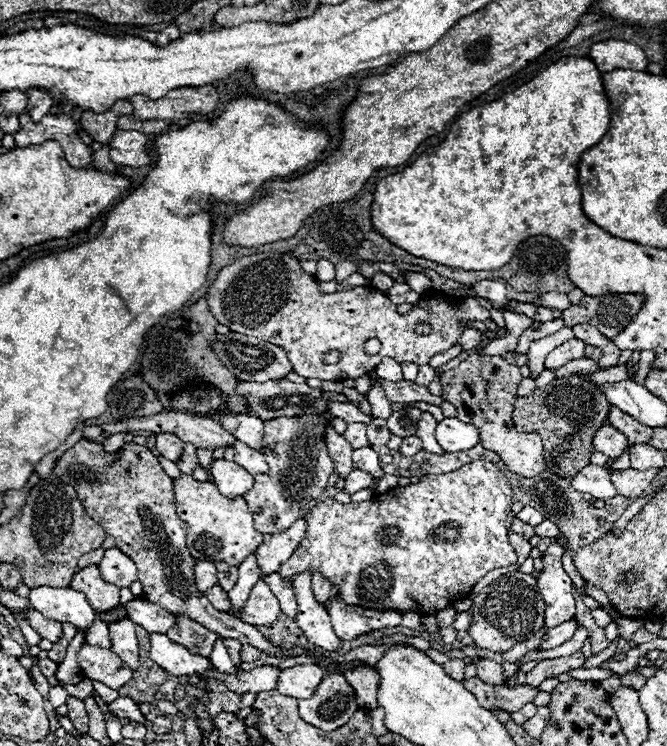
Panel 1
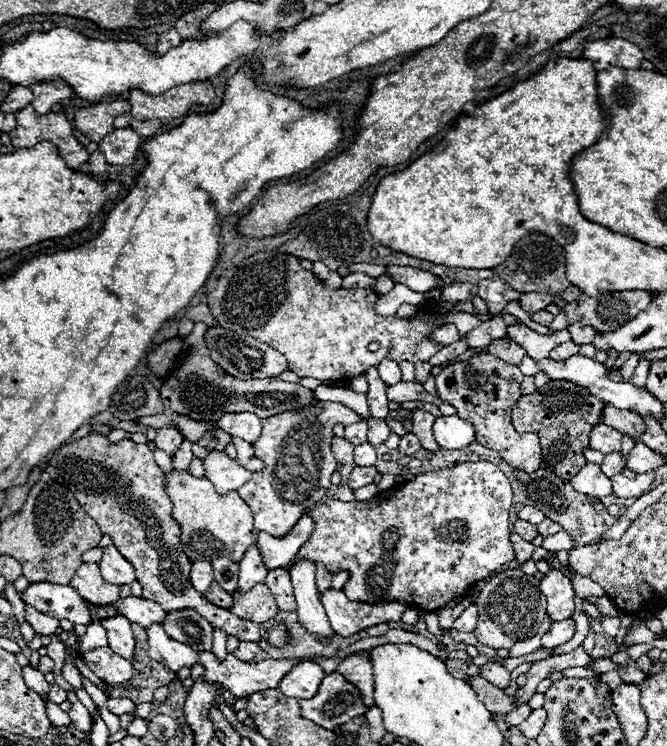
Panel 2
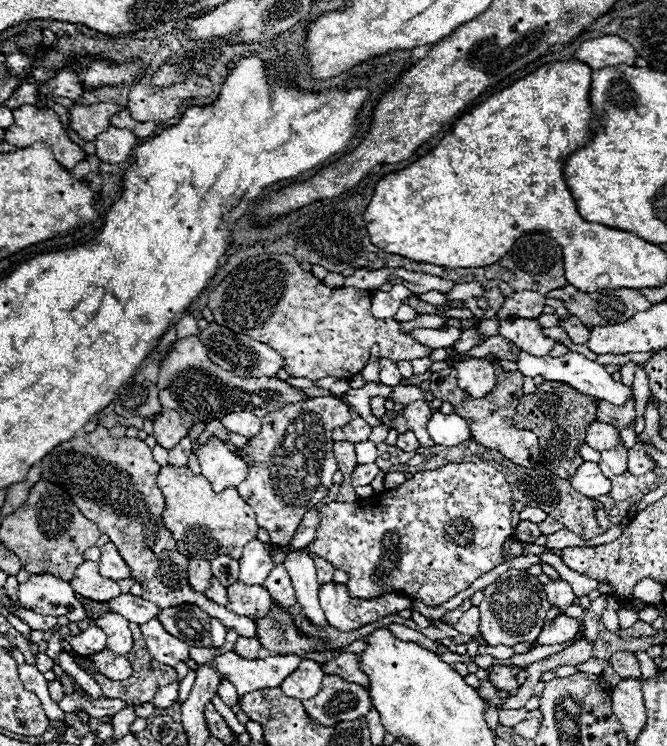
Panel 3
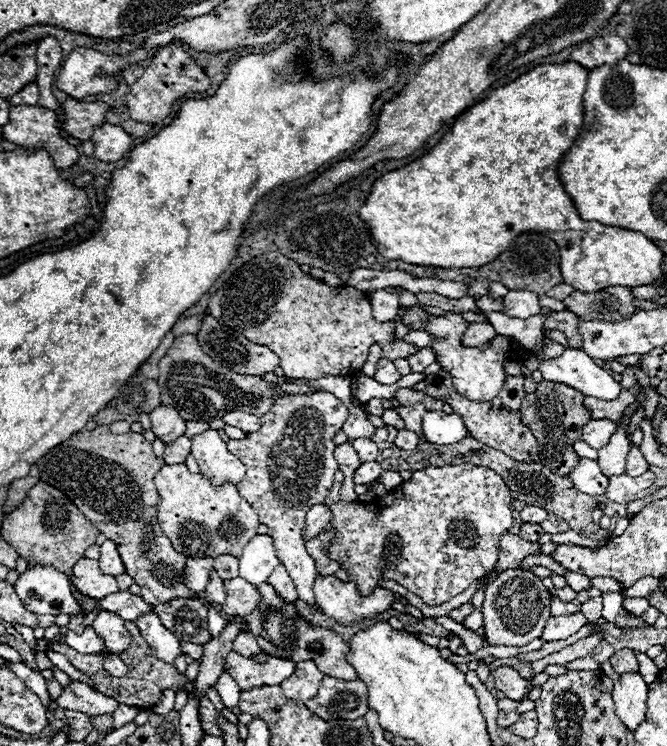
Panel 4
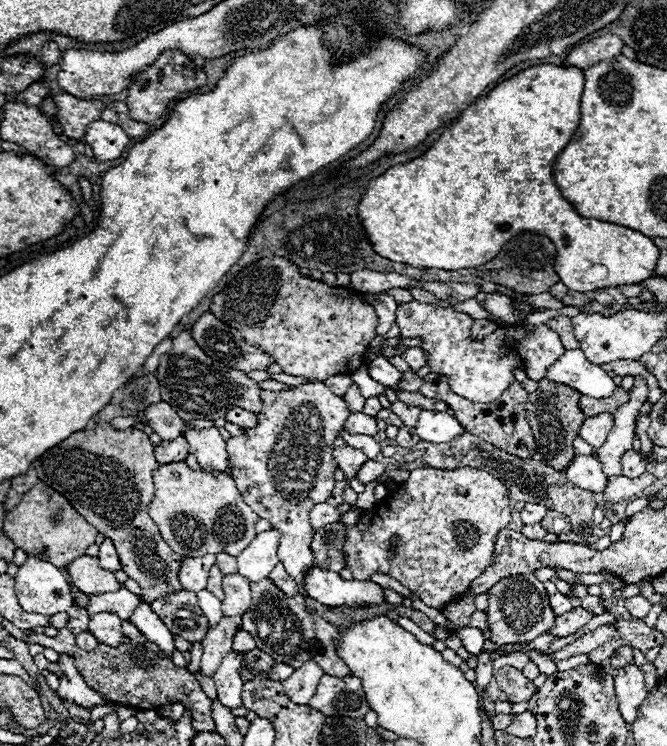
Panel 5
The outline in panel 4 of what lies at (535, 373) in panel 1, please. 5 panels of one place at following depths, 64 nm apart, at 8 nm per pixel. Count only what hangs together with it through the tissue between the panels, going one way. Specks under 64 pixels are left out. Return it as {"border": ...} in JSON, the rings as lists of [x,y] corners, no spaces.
{"border":[[[490,312],[488,322],[494,326],[496,334],[510,336],[518,340],[520,346],[538,352],[542,350],[544,344],[544,314],[536,314],[532,318],[510,318],[502,312]]]}

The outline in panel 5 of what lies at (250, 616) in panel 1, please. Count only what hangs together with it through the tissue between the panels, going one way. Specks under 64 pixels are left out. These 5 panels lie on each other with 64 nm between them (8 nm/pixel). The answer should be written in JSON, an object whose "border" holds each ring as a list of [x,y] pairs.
{"border":[[[230,574],[224,576],[224,602],[222,602],[222,612],[224,616],[242,616],[248,612],[252,606],[252,590],[250,582],[240,576],[240,574]]]}

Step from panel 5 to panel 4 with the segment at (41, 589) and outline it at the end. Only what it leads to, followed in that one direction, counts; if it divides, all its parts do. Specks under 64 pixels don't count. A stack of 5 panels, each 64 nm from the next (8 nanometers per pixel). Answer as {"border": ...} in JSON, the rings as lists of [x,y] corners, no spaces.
{"border":[[[28,566],[16,582],[16,594],[24,608],[36,614],[82,614],[78,600],[72,596],[70,578],[54,568]]]}

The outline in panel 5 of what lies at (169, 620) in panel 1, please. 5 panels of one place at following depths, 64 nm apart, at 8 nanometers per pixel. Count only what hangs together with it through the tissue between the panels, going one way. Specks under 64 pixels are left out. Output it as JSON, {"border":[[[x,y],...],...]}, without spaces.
{"border":[[[120,588],[116,592],[106,592],[100,596],[90,596],[90,604],[88,604],[88,614],[94,616],[98,612],[112,612],[116,616],[120,616],[122,620],[130,620],[132,612],[136,610],[136,606],[140,604],[140,596],[132,594],[126,588]]]}

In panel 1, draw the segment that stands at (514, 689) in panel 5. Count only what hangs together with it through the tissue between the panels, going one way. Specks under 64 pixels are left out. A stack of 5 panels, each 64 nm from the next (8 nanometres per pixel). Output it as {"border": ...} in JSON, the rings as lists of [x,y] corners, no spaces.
{"border":[[[480,658],[476,664],[476,676],[488,684],[504,684],[506,678],[502,674],[502,666],[494,660],[488,658]]]}

